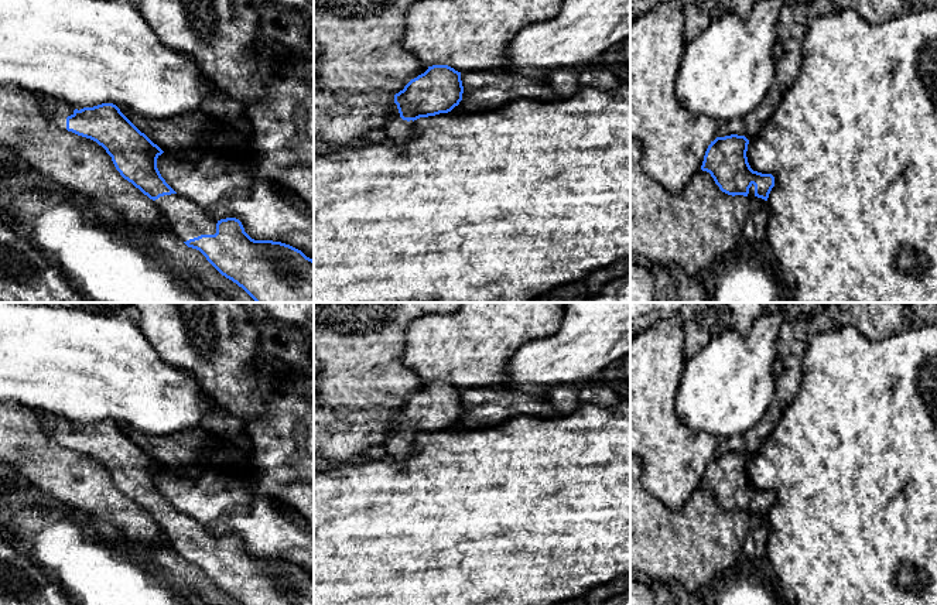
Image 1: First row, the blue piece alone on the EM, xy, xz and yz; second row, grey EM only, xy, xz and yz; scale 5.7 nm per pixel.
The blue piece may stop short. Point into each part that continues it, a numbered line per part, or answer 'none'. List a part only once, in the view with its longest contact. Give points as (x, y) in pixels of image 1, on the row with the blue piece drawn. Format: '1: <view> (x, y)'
1: xy (57, 109)
2: xy (185, 219)

